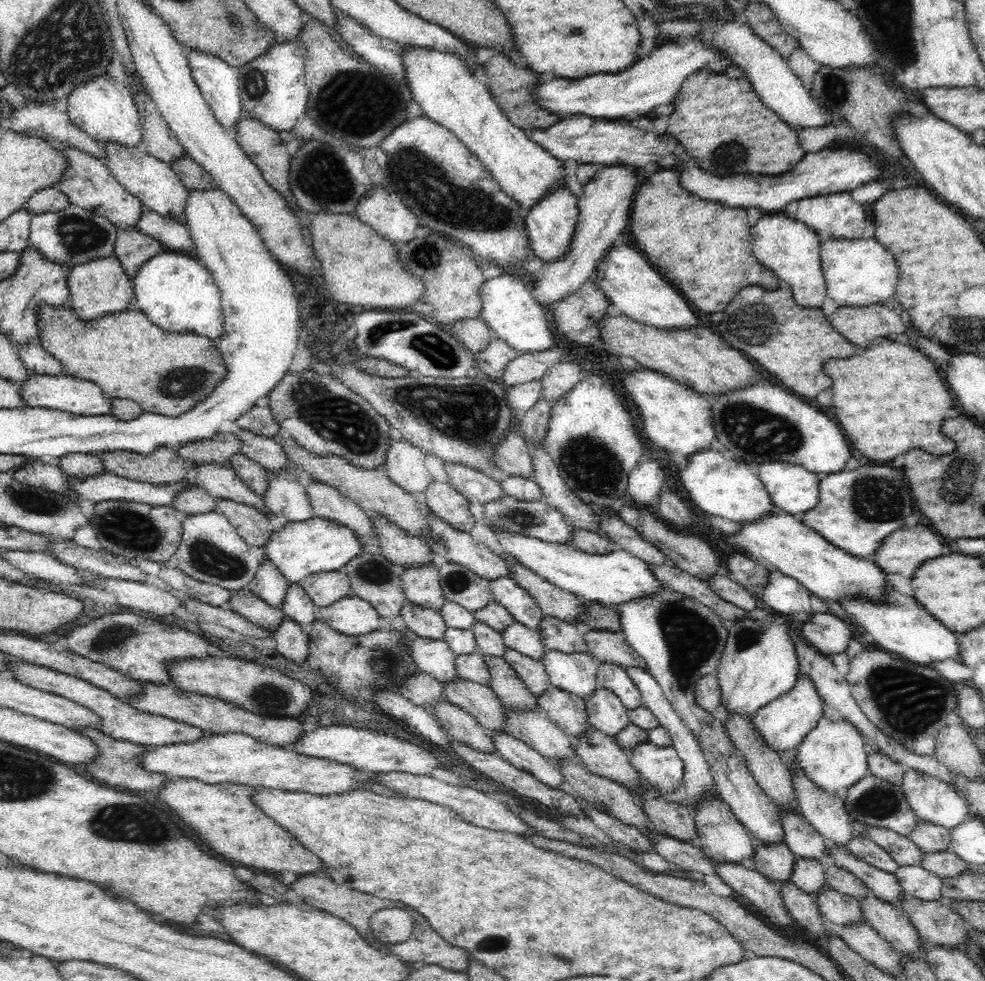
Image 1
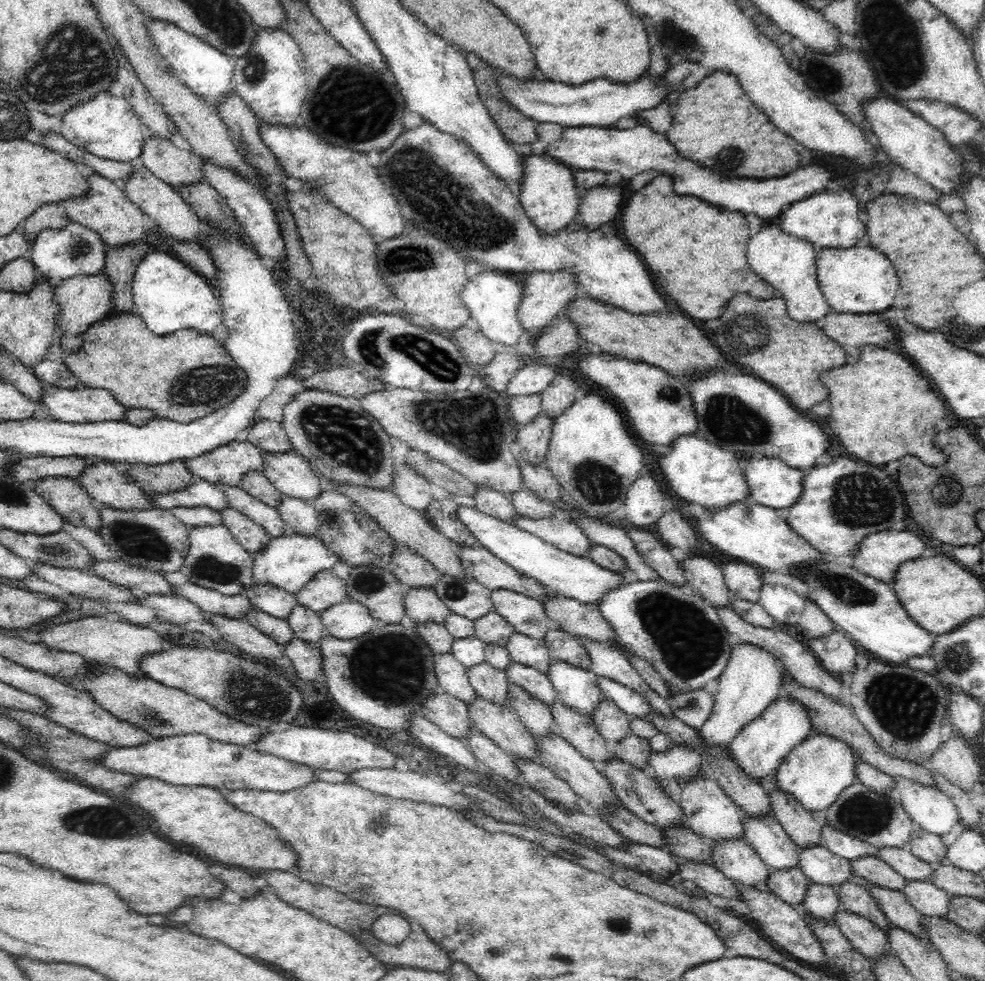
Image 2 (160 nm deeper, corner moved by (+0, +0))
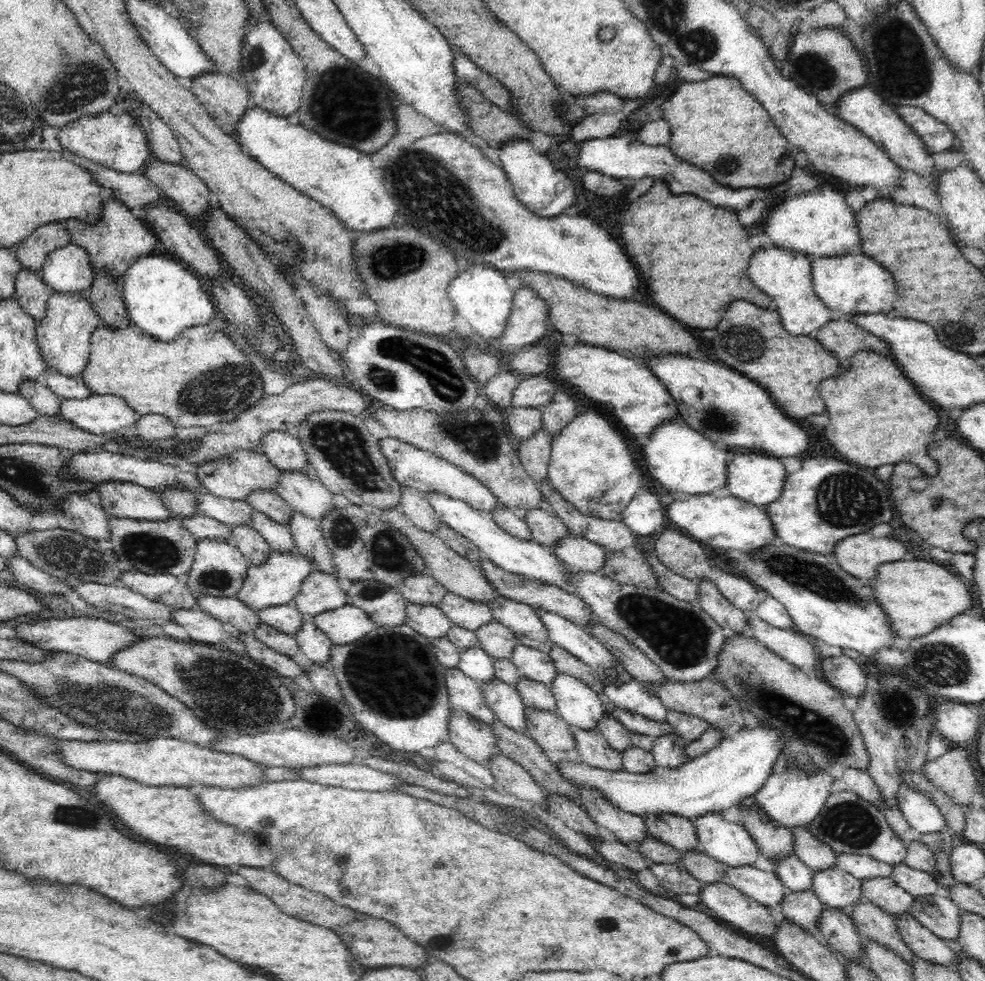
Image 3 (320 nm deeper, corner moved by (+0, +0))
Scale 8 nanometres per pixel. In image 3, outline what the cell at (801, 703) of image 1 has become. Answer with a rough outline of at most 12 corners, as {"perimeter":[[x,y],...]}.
{"perimeter":[[742,728],[646,774],[561,759],[624,812],[698,819],[753,796],[784,744]]}

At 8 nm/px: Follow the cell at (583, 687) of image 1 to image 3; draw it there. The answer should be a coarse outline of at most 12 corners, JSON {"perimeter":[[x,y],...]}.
{"perimeter":[[557,674],[556,712],[594,730],[606,703],[582,681]]}

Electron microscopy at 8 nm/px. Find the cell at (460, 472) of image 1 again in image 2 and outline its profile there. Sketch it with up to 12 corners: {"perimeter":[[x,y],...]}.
{"perimeter":[[476,486],[474,507],[508,523],[517,512],[510,494]]}

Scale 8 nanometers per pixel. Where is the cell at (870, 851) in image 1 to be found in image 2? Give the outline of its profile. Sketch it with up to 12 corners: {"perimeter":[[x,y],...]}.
{"perimeter":[[877,856],[850,862],[853,874],[904,892],[907,880]]}

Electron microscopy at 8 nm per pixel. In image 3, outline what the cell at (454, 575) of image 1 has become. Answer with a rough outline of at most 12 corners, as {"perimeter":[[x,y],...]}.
{"perimeter":[[446,592],[440,611],[456,626],[478,630],[494,621],[486,603]]}

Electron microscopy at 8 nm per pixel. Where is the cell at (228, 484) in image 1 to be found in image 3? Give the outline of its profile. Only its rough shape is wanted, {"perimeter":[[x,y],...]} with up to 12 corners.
{"perimeter":[[252,510],[252,526],[271,552],[297,552],[289,525]]}

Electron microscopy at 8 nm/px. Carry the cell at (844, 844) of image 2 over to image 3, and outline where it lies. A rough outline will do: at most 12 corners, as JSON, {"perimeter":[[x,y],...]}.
{"perimeter":[[836,854],[840,870],[858,880],[892,878],[894,866],[857,854]]}

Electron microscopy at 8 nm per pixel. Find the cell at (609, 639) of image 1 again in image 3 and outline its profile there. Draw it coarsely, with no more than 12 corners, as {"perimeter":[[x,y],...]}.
{"perimeter":[[714,680],[649,688],[668,710],[721,732],[760,720]]}

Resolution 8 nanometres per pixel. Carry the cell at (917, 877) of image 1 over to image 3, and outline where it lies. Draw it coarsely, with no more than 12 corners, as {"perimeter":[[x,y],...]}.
{"perimeter":[[947,895],[912,902],[911,915],[938,938],[955,943],[958,905]]}

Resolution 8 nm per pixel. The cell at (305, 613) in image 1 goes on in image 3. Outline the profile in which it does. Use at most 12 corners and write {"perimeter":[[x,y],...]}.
{"perimeter":[[306,615],[294,636],[304,666],[330,660],[333,642]]}

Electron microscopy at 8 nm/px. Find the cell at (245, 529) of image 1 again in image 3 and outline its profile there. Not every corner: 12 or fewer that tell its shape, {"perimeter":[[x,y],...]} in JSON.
{"perimeter":[[232,526],[229,542],[249,565],[269,558],[269,545],[253,526]]}

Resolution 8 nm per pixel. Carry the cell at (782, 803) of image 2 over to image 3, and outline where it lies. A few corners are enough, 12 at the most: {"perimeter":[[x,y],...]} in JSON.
{"perimeter":[[792,831],[795,855],[814,872],[837,866],[836,853],[809,832]]}

